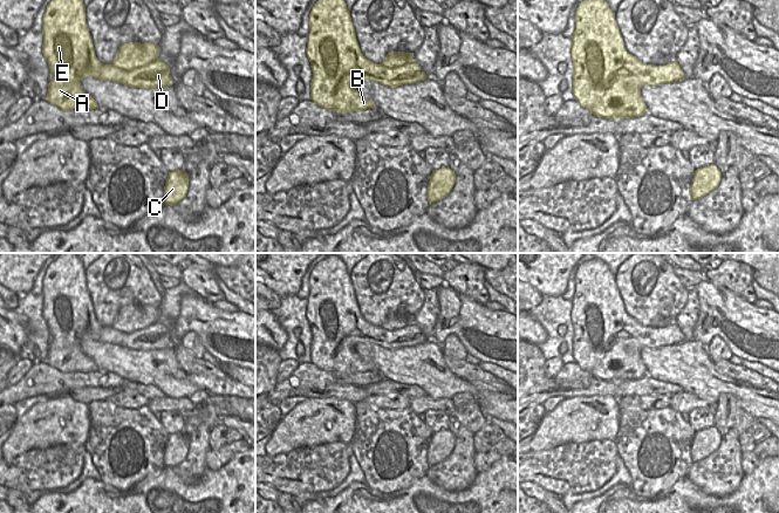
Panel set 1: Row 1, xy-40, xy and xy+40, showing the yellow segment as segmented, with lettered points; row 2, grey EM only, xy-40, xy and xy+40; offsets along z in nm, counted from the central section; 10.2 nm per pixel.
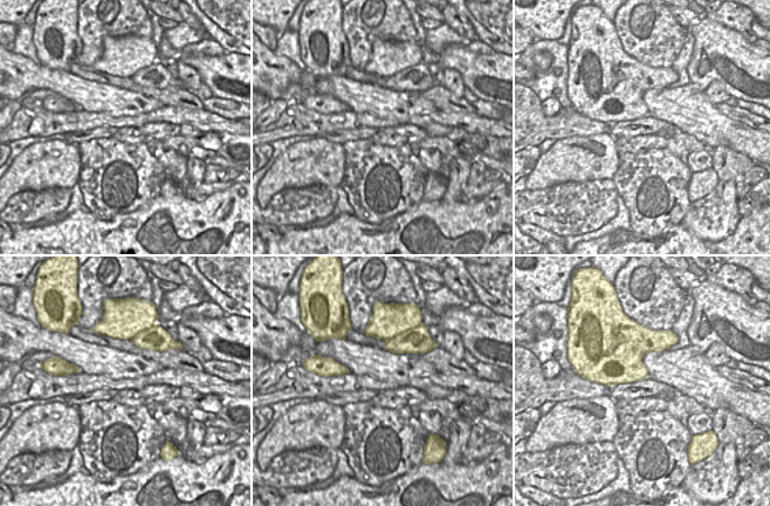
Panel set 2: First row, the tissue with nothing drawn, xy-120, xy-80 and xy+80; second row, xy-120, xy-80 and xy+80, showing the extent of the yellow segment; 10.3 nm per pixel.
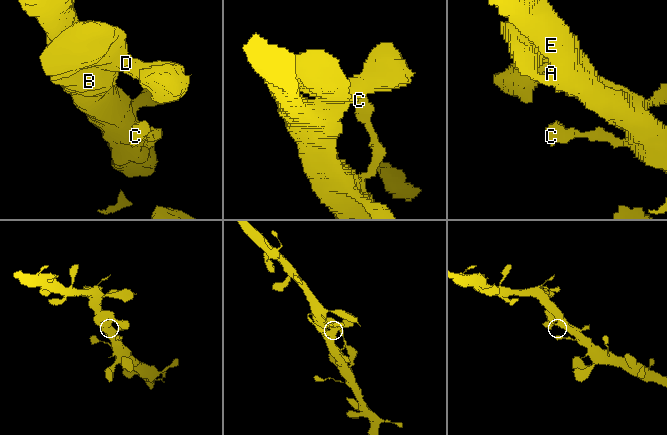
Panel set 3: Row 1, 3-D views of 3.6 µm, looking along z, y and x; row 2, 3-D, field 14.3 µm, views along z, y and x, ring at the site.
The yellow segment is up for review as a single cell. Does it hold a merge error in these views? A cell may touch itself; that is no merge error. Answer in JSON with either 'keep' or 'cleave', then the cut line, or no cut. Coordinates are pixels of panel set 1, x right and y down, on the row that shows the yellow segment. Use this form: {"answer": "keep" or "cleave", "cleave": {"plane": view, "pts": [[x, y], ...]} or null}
{"answer": "keep", "cleave": null}

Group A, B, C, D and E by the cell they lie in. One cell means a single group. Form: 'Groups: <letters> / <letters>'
Groups: A B C D E

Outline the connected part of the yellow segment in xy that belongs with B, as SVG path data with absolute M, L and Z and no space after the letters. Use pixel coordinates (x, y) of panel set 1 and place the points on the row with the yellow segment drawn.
M317 0L314 4L309 13L309 34L307 39L308 45L306 47L306 55L313 70L310 100L319 107L330 111L336 111L337 114L376 109L373 100L363 98L356 90L355 84L358 81L374 81L389 88L396 88L403 84L414 84L431 77L428 76L422 70L421 66L414 60L414 53L389 52L380 64L367 60L361 53L350 12L347 9L344 0Z

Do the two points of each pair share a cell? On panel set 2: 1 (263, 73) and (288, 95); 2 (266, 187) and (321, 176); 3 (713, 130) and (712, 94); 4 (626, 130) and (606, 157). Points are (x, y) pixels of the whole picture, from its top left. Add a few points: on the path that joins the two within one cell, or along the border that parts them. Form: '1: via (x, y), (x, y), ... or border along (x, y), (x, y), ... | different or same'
1: border along (303, 88), (297, 83), (291, 83), (280, 97) | different
2: via (280, 177), (307, 176) | same
3: border along (702, 91), (714, 106) | different
4: border along (609, 132), (614, 138) | different

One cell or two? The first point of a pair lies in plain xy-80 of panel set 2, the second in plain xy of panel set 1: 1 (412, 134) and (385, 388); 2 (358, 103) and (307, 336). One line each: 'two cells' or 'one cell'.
1: one cell
2: two cells

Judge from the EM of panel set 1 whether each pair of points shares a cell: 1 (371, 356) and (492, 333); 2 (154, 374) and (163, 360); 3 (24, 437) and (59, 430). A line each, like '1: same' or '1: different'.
1: different
2: same
3: same

